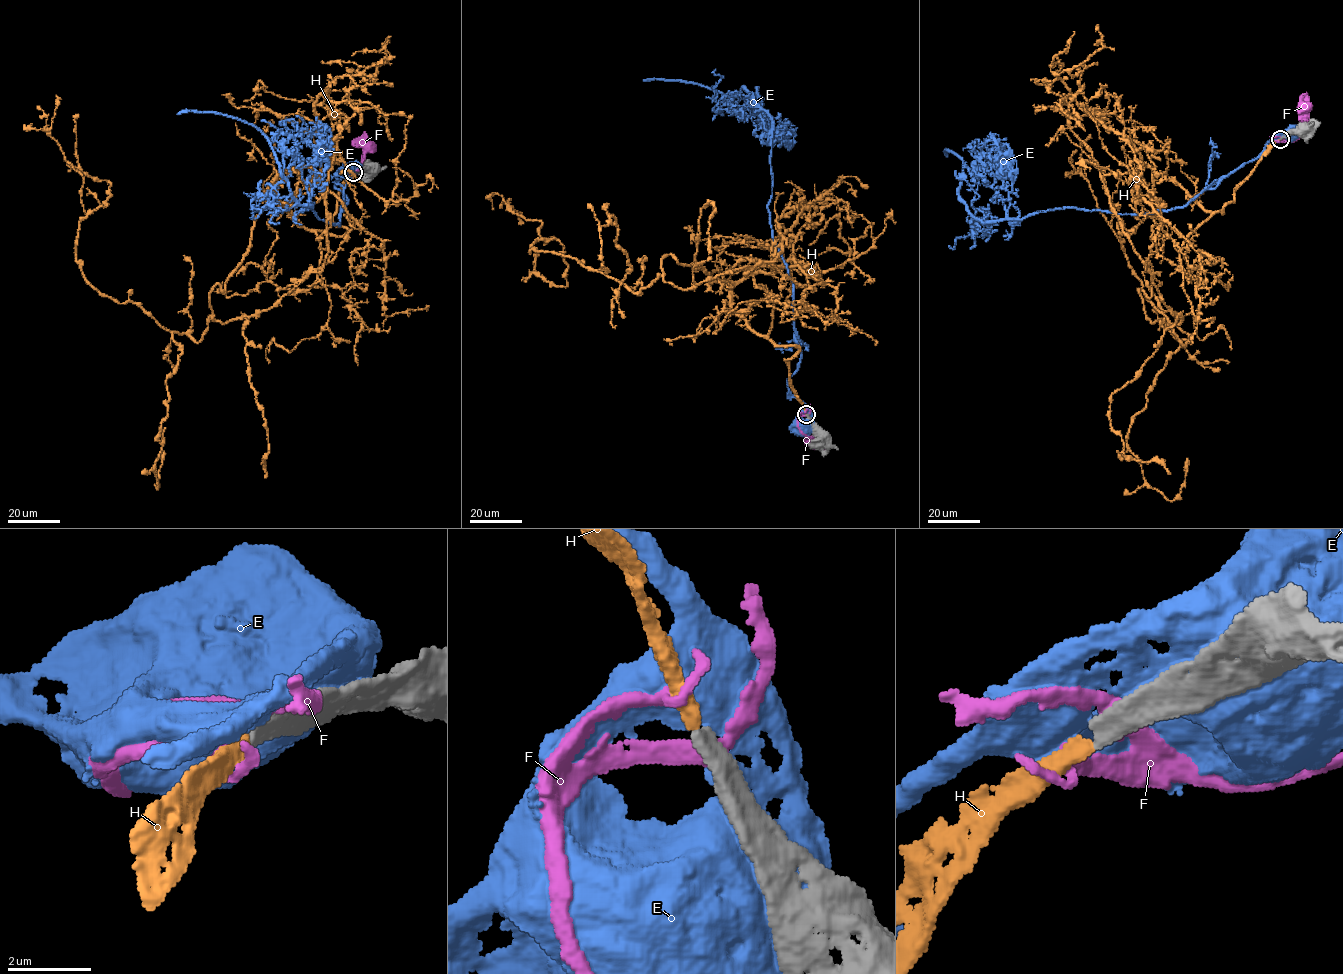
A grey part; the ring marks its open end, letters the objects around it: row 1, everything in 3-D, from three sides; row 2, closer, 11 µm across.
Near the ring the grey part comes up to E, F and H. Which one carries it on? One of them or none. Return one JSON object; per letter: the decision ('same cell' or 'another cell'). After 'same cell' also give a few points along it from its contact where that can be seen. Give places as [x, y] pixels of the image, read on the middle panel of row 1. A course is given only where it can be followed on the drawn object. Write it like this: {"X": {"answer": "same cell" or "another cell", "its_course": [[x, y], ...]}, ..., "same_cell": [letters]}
{"E": {"answer": "another cell"}, "F": {"answer": "another cell"}, "H": {"answer": "same cell", "its_course": [[806, 414], [798, 347], [733, 284], [668, 254], [633, 293], [535, 241], [562, 245], [552, 286], [539, 253]]}, "same_cell": ["H"]}

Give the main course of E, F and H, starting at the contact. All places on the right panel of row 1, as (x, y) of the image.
E: (1279, 137), (1293, 134)
F: (1281, 137), (1295, 141), (1301, 131), (1301, 109)
H: (1280, 139), (1223, 214), (1154, 175), (1144, 294), (1185, 346), (1148, 319), (1122, 247), (1164, 203), (1121, 146)

